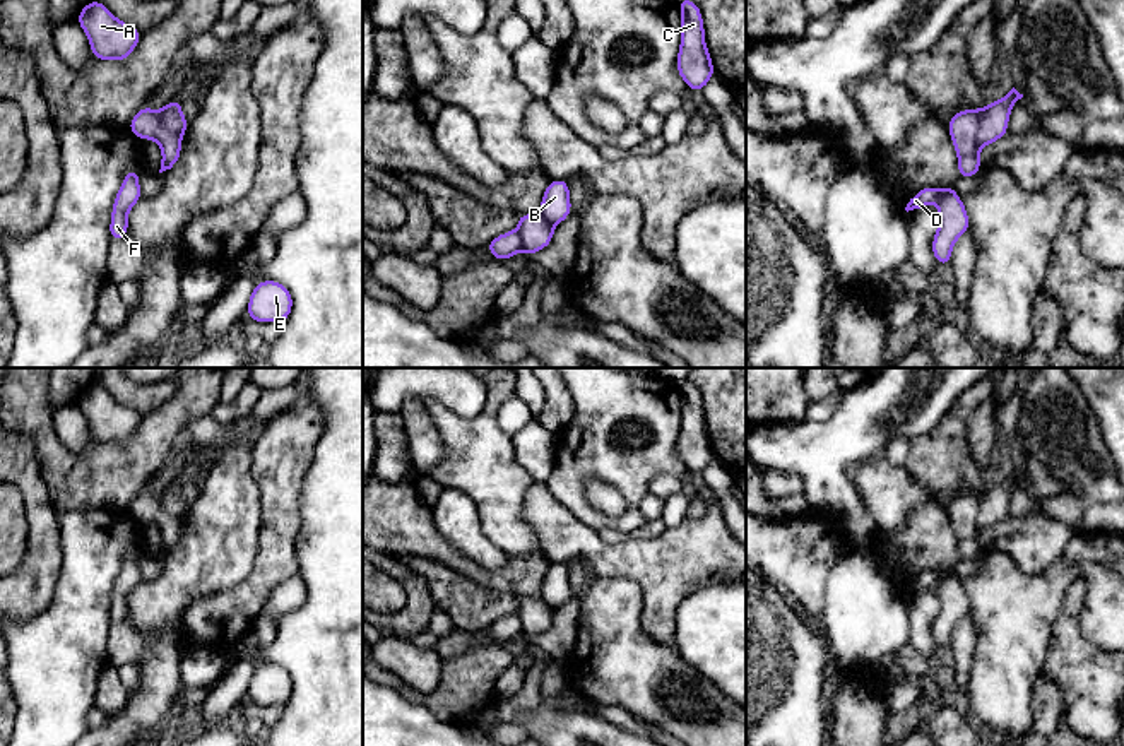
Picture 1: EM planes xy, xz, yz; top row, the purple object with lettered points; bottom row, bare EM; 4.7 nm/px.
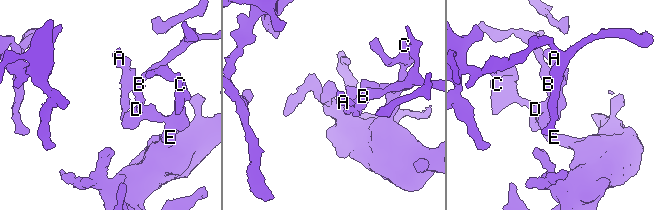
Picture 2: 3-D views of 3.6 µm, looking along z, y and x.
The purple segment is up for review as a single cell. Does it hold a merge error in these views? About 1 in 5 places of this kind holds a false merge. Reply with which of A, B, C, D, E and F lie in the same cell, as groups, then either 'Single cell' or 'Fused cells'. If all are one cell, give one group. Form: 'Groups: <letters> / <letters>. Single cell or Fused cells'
Groups: A B C D E F. Single cell

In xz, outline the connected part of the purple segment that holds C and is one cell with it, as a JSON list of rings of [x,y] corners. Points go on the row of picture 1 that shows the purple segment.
[[[693,0],[677,2],[681,10],[681,46],[676,68],[684,84],[696,94],[715,74],[710,53],[705,44],[701,10]]]

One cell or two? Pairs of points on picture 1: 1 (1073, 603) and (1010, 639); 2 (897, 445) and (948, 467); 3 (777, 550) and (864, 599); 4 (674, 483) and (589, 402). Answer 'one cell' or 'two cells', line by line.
1: two cells
2: two cells
3: two cells
4: two cells

